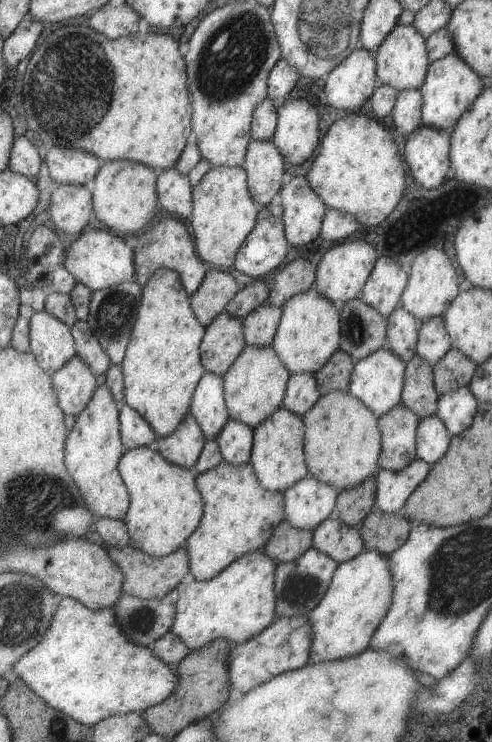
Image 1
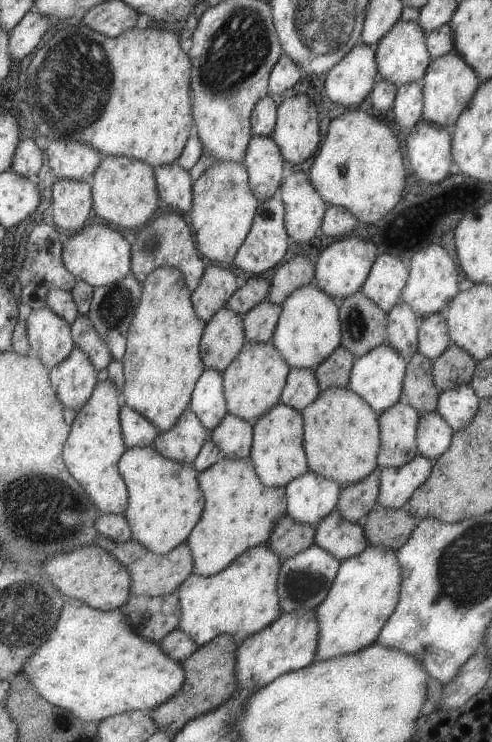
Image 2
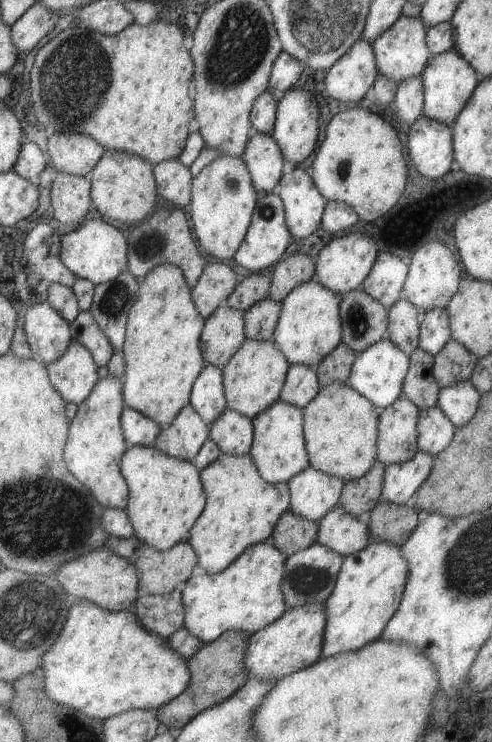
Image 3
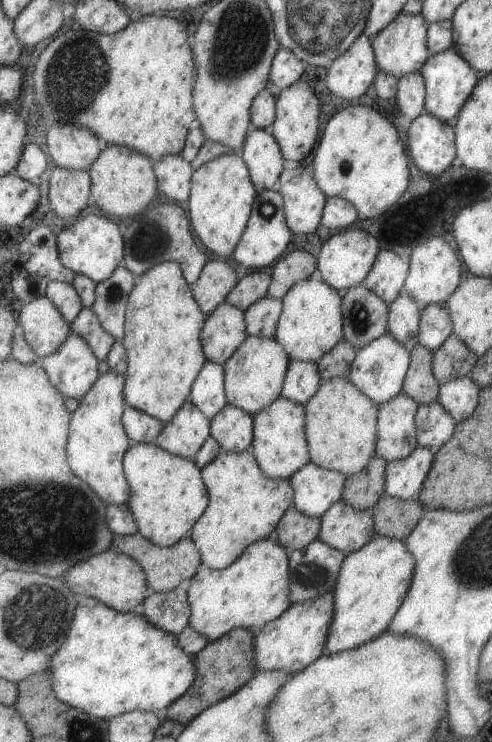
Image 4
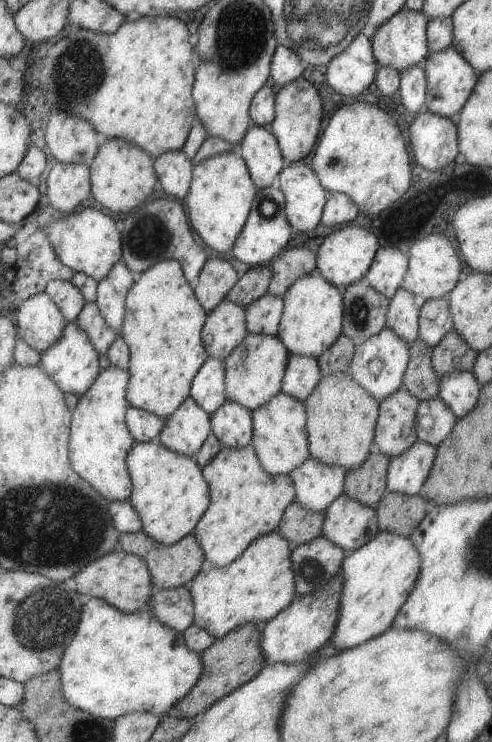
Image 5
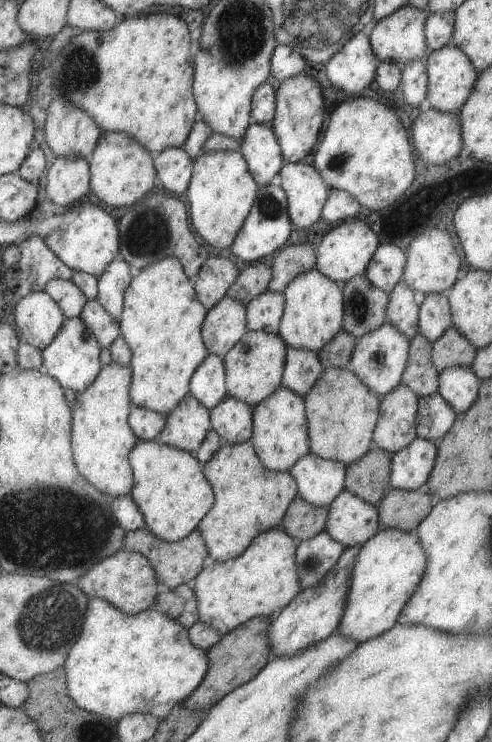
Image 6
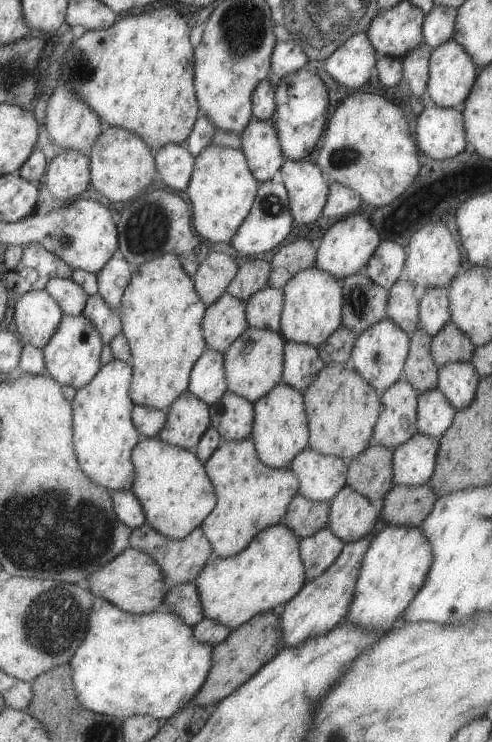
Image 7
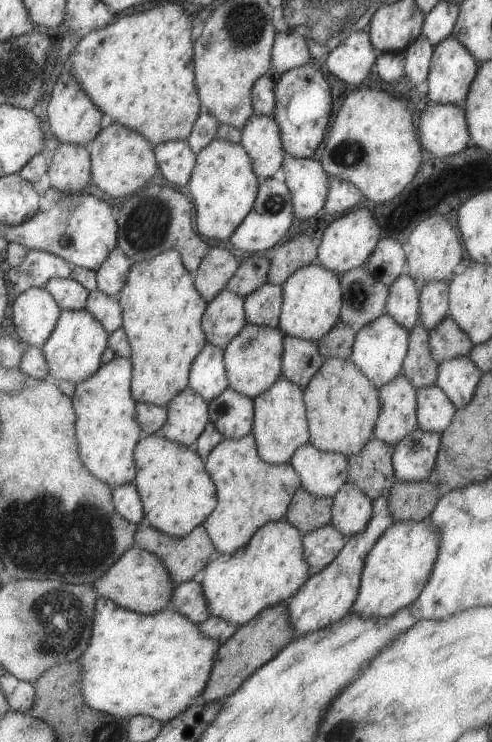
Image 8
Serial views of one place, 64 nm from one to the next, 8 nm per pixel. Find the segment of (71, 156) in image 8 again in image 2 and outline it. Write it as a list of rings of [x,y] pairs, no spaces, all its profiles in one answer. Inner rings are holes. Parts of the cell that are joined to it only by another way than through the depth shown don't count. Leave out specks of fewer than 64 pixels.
[[[56,178],[51,191],[51,220],[63,231],[77,232],[89,218],[92,198],[85,180]]]

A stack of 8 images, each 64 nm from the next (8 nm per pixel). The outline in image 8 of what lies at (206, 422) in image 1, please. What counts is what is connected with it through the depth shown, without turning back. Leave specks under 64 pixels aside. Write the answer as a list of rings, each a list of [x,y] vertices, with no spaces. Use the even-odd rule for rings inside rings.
[[[206,342],[189,366],[188,386],[208,403],[228,387],[224,350]]]

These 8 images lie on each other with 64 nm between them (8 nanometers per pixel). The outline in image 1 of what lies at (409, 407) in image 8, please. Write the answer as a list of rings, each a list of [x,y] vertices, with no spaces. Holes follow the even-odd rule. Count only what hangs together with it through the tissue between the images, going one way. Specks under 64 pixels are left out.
[[[401,403],[378,417],[381,452],[377,462],[381,469],[401,470],[415,460],[418,420],[416,414]]]

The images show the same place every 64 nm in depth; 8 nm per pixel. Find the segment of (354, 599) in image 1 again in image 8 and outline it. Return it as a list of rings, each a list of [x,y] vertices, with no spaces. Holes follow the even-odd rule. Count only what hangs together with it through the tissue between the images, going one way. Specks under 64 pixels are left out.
[[[429,518],[417,522],[393,521],[364,558],[357,598],[350,612],[364,619],[389,618],[403,606],[410,606],[429,580],[433,563],[437,560],[439,536],[439,530],[435,530]]]

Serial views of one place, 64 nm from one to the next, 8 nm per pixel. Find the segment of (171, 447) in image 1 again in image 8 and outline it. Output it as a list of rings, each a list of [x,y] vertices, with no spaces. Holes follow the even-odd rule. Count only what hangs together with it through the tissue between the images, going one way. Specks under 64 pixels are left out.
[[[187,386],[167,402],[161,436],[181,446],[193,446],[209,421],[206,400]]]

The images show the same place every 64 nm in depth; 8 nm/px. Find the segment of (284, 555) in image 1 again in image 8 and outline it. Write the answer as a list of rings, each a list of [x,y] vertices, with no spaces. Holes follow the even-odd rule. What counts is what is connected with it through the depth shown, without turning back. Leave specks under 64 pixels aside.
[[[299,486],[289,502],[285,519],[304,535],[330,522],[331,507],[332,497],[317,498]]]

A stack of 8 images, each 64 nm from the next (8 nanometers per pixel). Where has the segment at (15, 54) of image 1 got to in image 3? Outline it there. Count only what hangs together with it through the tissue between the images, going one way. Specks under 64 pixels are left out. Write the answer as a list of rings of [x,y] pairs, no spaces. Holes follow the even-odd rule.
[[[36,1],[10,26],[13,46],[18,52],[30,51],[45,34],[53,30],[58,19],[59,12],[53,12]]]

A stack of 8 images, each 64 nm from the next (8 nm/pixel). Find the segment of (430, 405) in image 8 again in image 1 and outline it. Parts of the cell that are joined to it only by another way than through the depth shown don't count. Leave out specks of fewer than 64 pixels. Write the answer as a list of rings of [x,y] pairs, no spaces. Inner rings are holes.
[[[436,414],[418,420],[415,437],[416,458],[432,465],[448,449],[450,434]]]

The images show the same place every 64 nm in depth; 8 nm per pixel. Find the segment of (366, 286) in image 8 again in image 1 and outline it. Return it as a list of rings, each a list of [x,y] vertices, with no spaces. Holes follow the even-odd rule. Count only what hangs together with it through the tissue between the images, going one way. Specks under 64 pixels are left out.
[[[360,297],[338,306],[341,349],[355,363],[386,347],[386,317],[367,306]]]

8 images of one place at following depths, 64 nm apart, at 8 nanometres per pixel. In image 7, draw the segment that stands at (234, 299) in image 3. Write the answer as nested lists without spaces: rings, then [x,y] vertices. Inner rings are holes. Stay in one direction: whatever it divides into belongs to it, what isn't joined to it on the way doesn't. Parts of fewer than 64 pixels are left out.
[[[248,258],[238,267],[233,280],[227,284],[226,292],[244,303],[251,294],[265,288],[268,284],[270,264],[256,258]]]

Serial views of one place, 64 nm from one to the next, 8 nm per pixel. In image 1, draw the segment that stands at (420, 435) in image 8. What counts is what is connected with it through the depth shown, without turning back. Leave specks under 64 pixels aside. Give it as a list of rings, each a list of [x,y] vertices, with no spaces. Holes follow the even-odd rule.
[[[419,458],[397,471],[379,469],[374,476],[376,482],[374,506],[381,512],[396,514],[418,484],[421,484],[430,465]]]

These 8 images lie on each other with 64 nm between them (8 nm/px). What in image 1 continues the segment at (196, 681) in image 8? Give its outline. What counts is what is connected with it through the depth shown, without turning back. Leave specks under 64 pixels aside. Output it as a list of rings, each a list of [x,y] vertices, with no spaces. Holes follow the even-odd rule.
[[[60,597],[41,642],[23,654],[12,669],[47,706],[87,726],[111,715],[142,713],[146,708],[163,702],[177,688],[178,679],[175,666],[161,662],[149,646],[137,646],[121,632],[112,607],[91,610],[71,597]]]

